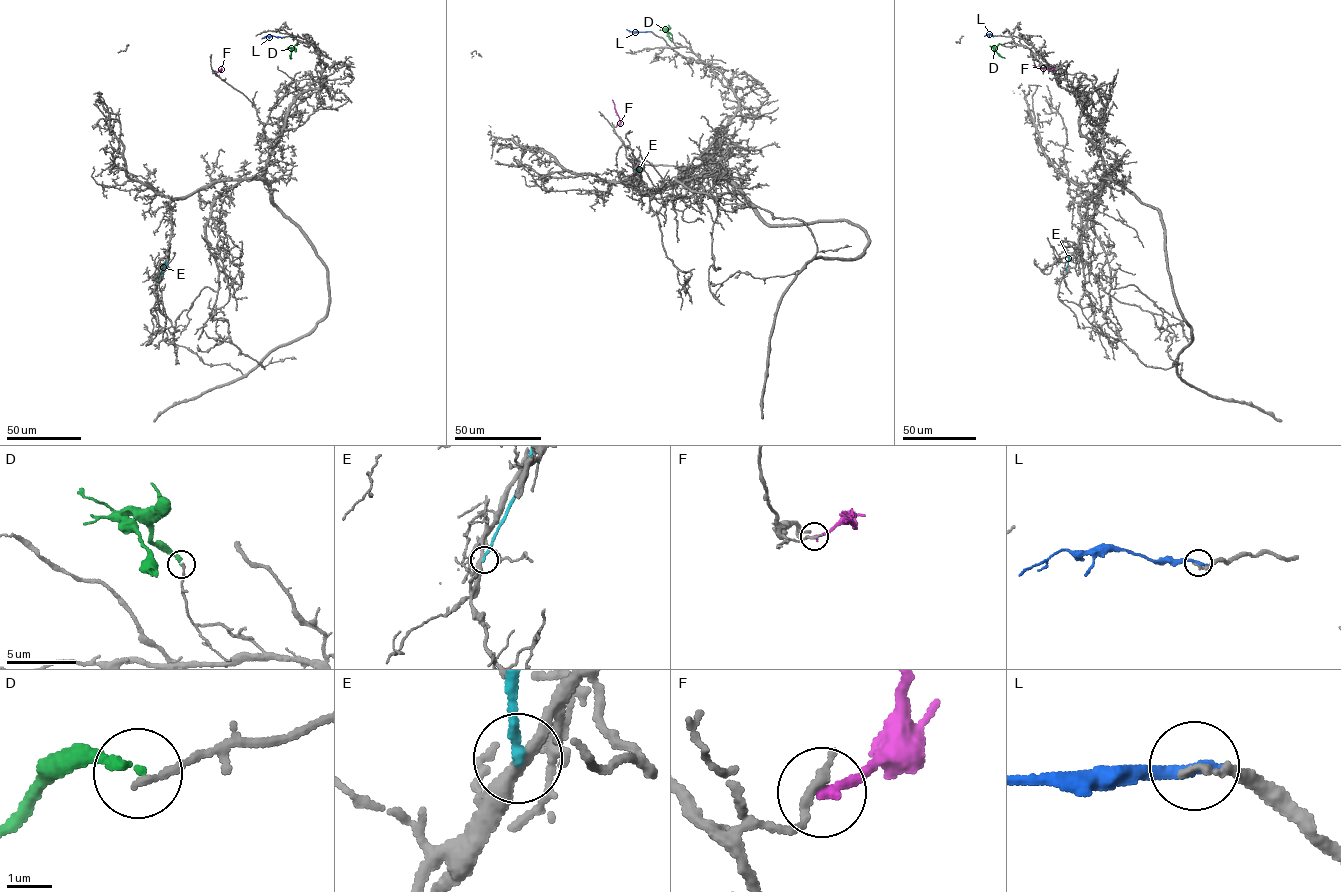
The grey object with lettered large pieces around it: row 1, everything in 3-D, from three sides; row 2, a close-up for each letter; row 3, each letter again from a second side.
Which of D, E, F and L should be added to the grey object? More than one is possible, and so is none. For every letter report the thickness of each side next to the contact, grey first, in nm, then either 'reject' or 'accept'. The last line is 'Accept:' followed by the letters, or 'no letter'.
D: 160/180 nm | reject
E: 300/200 nm | reject
F: 240/200 nm | reject
L: 190/280 nm | reject
Accept: no letter

